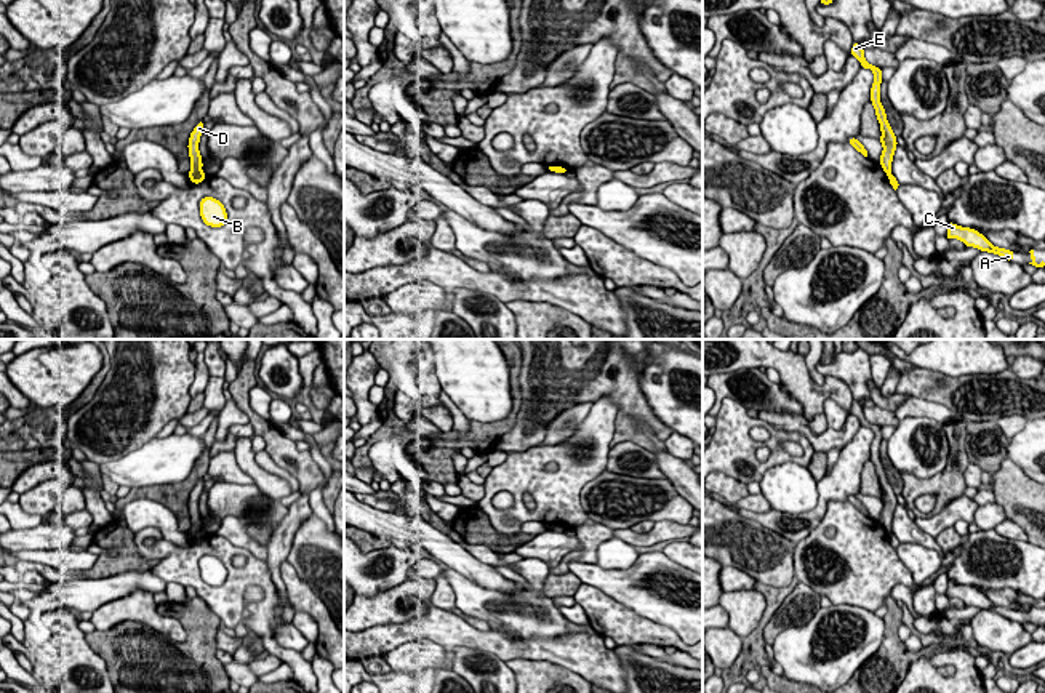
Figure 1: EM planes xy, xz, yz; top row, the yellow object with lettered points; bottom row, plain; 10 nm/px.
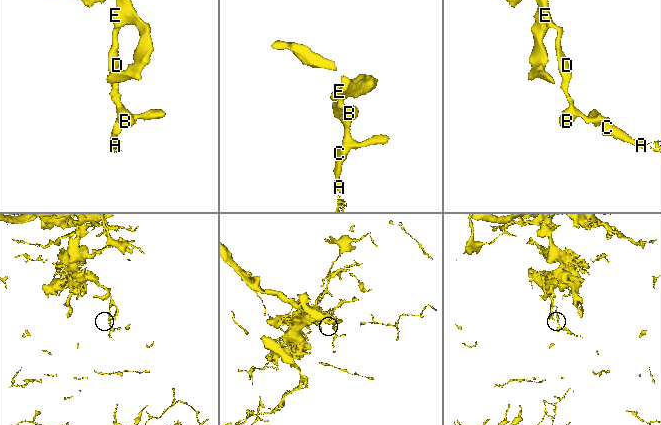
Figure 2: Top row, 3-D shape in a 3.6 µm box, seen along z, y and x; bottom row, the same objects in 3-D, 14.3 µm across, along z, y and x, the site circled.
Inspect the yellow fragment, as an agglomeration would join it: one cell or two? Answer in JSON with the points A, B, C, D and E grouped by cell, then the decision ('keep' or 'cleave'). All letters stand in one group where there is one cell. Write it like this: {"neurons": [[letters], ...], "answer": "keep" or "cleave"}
{"neurons": [["A", "B", "C"], ["D", "E"]], "answer": "cleave"}

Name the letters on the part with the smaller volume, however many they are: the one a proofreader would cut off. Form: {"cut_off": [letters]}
{"cut_off": ["A", "B", "C"]}

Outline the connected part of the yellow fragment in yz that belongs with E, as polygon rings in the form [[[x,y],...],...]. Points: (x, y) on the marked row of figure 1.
[[[853,42],[851,56],[855,56],[861,62],[863,69],[871,69],[874,72],[874,83],[871,86],[871,102],[875,109],[875,117],[880,123],[882,136],[880,136],[879,141],[883,146],[879,163],[882,165],[887,176],[891,176],[891,162],[893,162],[893,155],[895,155],[898,141],[896,141],[896,136],[893,133],[893,128],[890,126],[890,123],[887,120],[885,109],[880,102],[882,69],[877,67],[877,66],[869,64],[864,59],[864,48],[861,45],[858,45],[856,42]]]

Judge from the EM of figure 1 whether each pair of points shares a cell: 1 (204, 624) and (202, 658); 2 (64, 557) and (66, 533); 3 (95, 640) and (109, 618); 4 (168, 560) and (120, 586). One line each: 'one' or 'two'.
1: one
2: two
3: two
4: two

